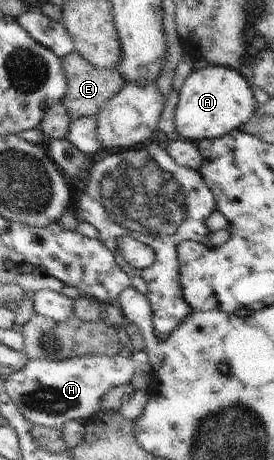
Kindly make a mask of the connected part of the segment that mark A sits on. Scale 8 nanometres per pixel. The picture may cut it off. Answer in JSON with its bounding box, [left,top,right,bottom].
[175,64,257,141]

